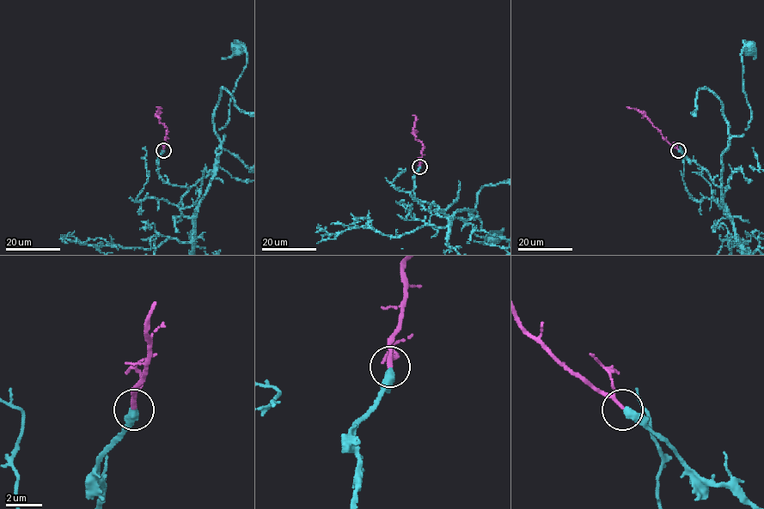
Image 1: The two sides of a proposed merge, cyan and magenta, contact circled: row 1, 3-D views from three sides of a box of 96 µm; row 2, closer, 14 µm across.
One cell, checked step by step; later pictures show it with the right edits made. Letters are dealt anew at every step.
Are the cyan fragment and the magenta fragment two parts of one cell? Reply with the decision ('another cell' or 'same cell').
same cell

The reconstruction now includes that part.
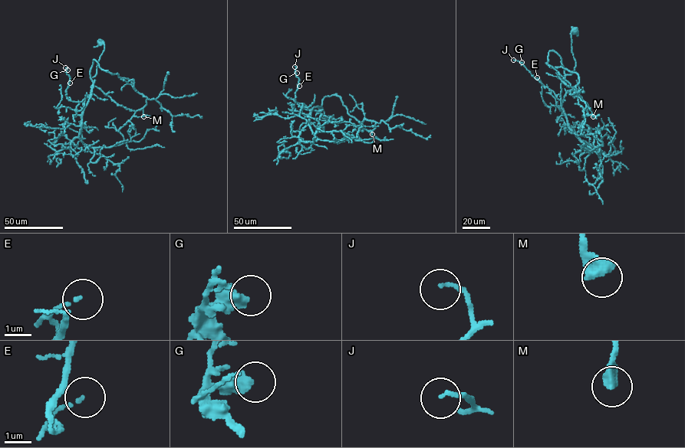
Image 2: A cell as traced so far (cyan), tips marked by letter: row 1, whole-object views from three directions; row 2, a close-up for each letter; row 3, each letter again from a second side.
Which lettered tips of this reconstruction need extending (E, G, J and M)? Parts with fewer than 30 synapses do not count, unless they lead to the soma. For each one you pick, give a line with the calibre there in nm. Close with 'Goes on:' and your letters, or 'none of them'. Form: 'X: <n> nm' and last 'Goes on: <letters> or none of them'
M: 550 nm
Goes on: M

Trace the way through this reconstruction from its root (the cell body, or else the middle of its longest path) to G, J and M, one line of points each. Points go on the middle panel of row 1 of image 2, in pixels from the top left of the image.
G: (329, 119), (333, 116), (322, 117), (321, 106), (307, 110), (296, 101), (297, 73)
J: (329, 119), (333, 116), (322, 117), (321, 106), (307, 110), (296, 101), (299, 79), (294, 67)
M: (329, 119), (333, 116), (323, 118), (319, 108), (325, 96), (337, 95), (358, 121), (376, 122), (372, 134)

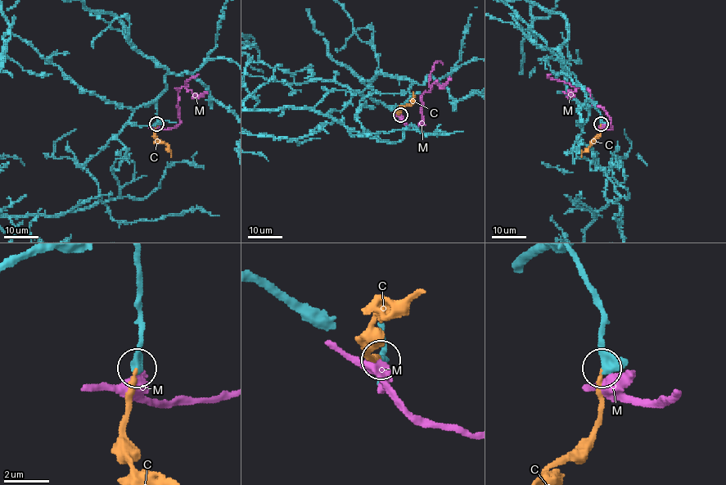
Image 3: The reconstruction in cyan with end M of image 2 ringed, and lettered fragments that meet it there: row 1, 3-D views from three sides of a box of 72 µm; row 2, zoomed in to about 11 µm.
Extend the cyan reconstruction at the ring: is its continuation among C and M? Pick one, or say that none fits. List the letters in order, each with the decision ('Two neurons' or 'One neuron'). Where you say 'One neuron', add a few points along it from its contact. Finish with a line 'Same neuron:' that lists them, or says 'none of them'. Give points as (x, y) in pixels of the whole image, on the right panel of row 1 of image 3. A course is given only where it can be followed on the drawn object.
C: One neuron. Its course: (601, 124), (601, 132), (581, 156)
M: Two neurons
Same neuron: C

